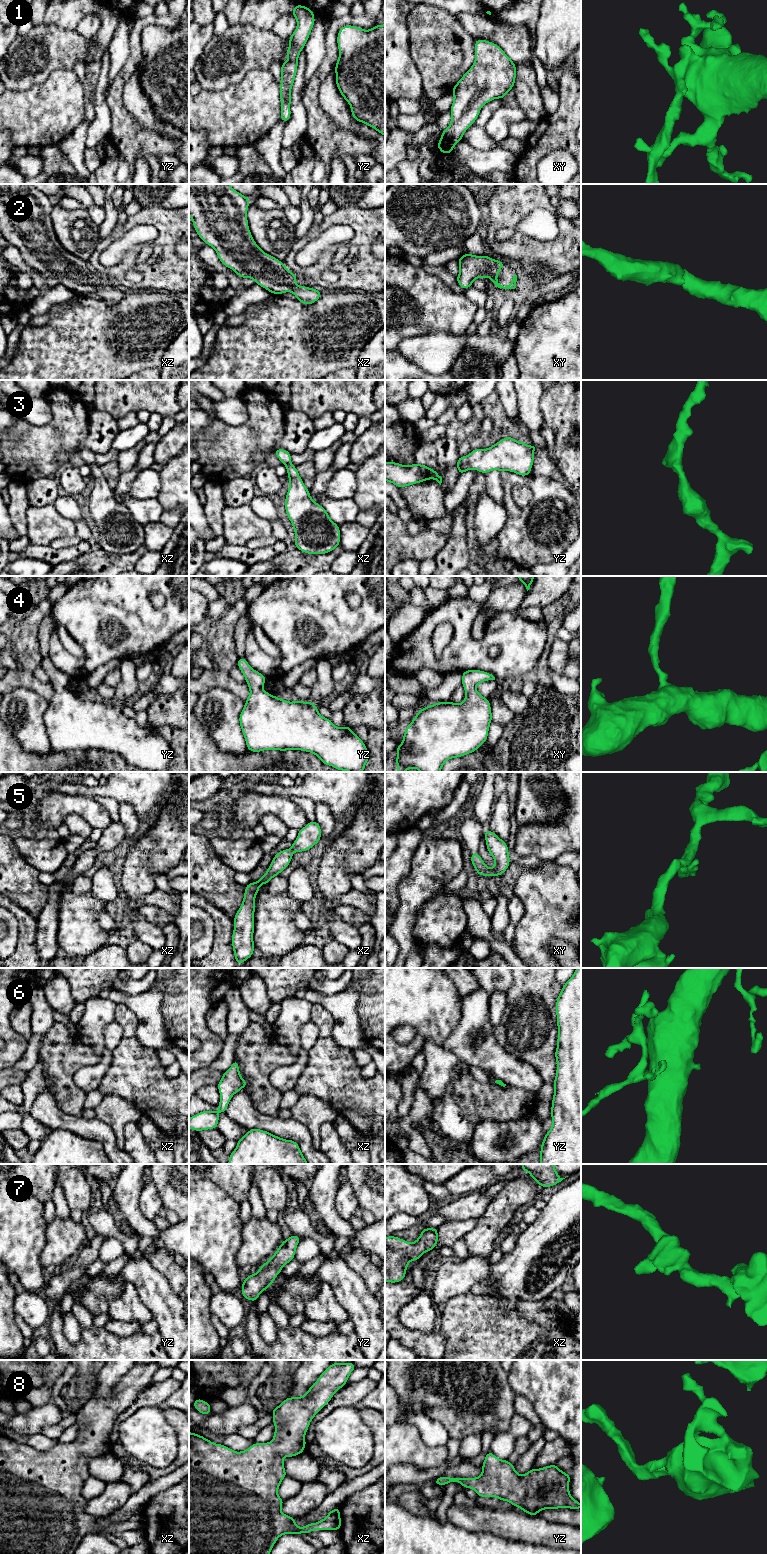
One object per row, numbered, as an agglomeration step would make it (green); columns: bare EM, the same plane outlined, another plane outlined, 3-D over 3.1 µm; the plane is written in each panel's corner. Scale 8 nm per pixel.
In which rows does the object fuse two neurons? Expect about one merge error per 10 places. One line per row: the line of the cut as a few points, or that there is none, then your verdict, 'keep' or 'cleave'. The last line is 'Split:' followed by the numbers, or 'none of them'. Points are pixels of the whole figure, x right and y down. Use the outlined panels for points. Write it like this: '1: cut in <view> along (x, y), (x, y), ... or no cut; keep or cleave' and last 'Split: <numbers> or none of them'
1: no cut; keep
2: no cut; keep
3: no cut; keep
4: no cut; keep
5: no cut; keep
6: cut in xz along (242, 1080), (244, 1086); cleave
7: no cut; keep
8: no cut; keep
Split: 6

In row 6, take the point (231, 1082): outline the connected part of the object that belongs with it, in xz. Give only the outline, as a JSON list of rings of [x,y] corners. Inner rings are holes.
[[[234,1059],[231,1067],[223,1072],[217,1087],[221,1096],[219,1105],[217,1106],[218,1111],[225,1113],[233,1095],[244,1087],[243,1078],[239,1072],[239,1064],[236,1059]]]

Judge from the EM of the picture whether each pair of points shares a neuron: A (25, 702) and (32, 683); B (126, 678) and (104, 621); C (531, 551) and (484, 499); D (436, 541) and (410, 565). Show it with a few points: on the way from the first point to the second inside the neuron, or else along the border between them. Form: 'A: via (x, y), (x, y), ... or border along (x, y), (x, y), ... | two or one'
A: border along (10, 691), (25, 687), (48, 701) | two
B: border along (130, 659), (122, 661) | two
C: border along (502, 502), (506, 521), (496, 536) | two
D: border along (419, 560), (406, 558), (395, 565) | two

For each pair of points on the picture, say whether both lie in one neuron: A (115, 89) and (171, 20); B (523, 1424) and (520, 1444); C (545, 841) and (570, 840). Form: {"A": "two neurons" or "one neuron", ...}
{"A": "one neuron", "B": "two neurons", "C": "one neuron"}

